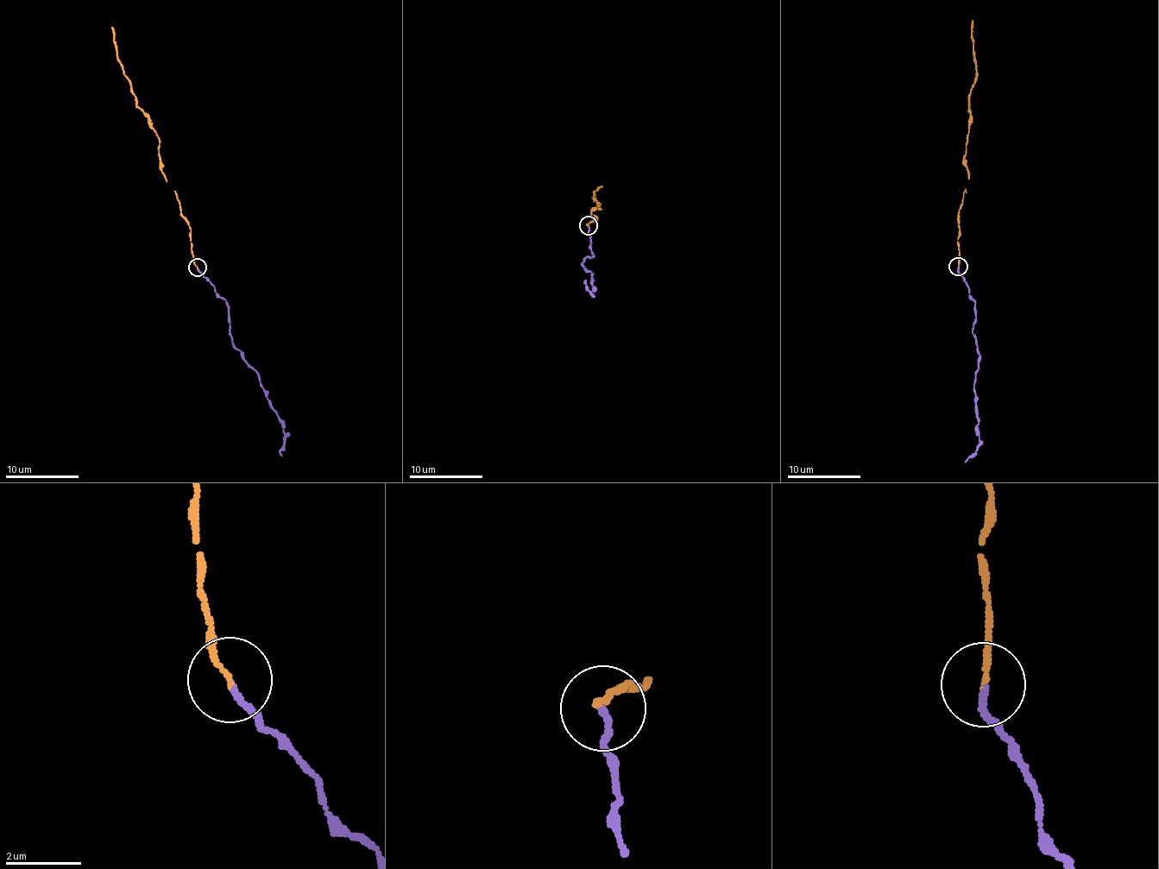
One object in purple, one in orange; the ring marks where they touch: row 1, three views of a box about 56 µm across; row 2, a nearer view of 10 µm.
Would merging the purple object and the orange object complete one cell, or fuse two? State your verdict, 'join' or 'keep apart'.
join

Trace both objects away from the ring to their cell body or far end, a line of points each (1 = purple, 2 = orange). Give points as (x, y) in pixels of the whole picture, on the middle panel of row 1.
1: (588, 225), (593, 255), (582, 263), (584, 270), (593, 273), (589, 281), (594, 291), (589, 293), (587, 280)
2: (588, 225), (598, 218), (591, 217), (594, 208), (601, 208), (593, 198), (597, 186), (601, 187)

